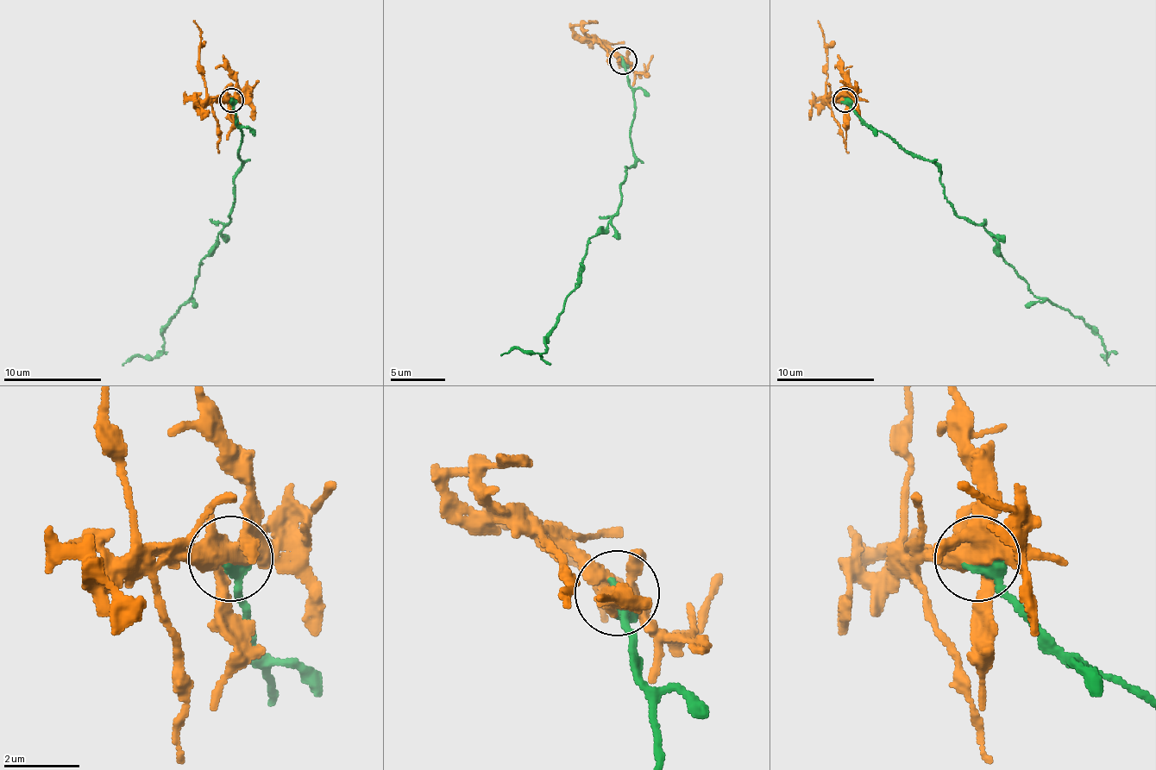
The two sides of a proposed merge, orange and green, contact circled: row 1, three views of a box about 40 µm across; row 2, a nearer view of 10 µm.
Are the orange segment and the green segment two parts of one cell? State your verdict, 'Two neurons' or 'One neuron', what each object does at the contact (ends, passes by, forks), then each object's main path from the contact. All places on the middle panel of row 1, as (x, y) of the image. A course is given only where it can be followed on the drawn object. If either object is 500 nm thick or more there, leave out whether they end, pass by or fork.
Two neurons. At the ring orange forks. At the ring green ends. Course of orange: (622, 59), (594, 40), (587, 40), (589, 37), (581, 29). Course of green: (622, 59), (633, 92), (622, 205), (589, 241), (548, 348), (512, 348), (501, 356)

